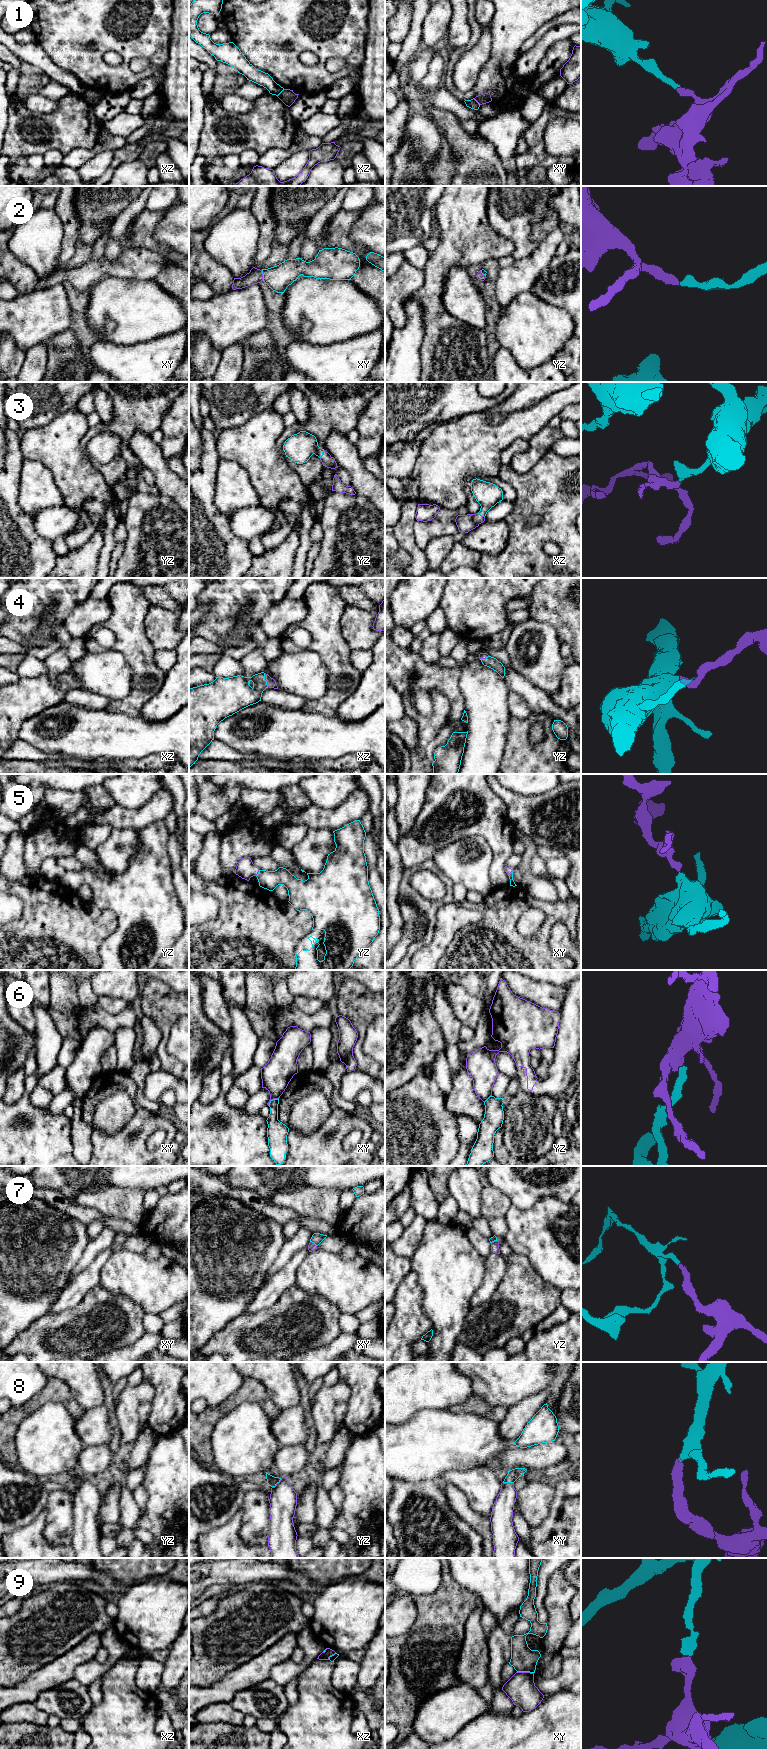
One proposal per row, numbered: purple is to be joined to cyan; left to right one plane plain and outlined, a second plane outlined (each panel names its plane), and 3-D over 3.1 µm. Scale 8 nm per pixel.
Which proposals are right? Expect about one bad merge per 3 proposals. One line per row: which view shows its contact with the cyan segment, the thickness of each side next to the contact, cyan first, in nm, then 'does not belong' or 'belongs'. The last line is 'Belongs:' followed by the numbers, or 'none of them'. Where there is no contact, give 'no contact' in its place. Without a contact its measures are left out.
1: meets cyan in xz; 120 nm thick on the cyan side, 120 nm on the other; does not belong
2: meets cyan in xy; 200 nm thick on the cyan side, 120 nm on the other; belongs
3: meets cyan in yz; 220 nm thick on the cyan side, 90 nm on the other; belongs
4: meets cyan in xz; 240 nm thick on the cyan side, 70 nm on the other; belongs
5: meets cyan in yz; 150 nm thick on the cyan side, 150 nm on the other; belongs
6: meets cyan in xy; 150 nm thick on the cyan side, 240 nm on the other; does not belong
7: meets cyan in xy; 90 nm thick on the cyan side, 60 nm on the other; belongs
8: meets cyan in yz; 80 nm thick on the cyan side, 220 nm on the other; belongs
9: meets cyan in xy; 200 nm thick on the cyan side, 240 nm on the other; does not belong
Belongs: 2, 3, 4, 5, 7, 8

